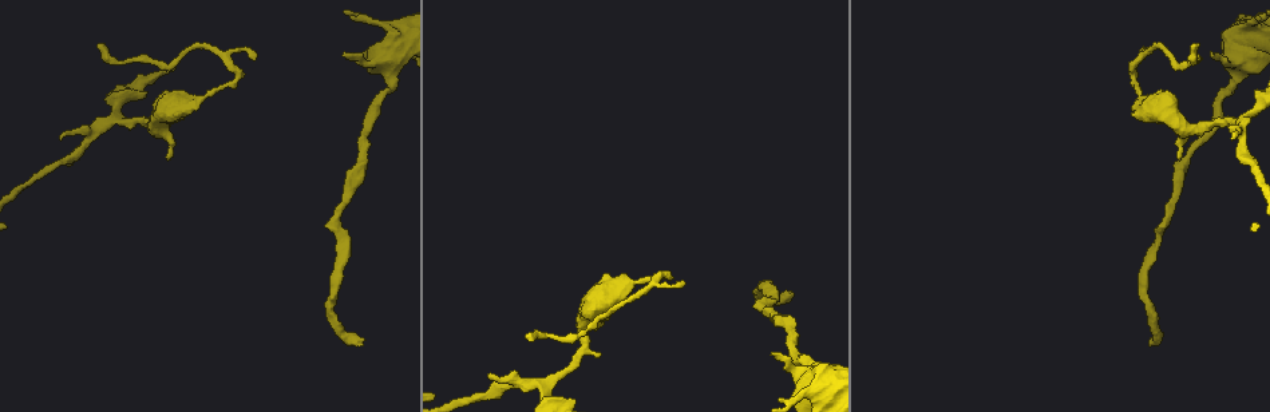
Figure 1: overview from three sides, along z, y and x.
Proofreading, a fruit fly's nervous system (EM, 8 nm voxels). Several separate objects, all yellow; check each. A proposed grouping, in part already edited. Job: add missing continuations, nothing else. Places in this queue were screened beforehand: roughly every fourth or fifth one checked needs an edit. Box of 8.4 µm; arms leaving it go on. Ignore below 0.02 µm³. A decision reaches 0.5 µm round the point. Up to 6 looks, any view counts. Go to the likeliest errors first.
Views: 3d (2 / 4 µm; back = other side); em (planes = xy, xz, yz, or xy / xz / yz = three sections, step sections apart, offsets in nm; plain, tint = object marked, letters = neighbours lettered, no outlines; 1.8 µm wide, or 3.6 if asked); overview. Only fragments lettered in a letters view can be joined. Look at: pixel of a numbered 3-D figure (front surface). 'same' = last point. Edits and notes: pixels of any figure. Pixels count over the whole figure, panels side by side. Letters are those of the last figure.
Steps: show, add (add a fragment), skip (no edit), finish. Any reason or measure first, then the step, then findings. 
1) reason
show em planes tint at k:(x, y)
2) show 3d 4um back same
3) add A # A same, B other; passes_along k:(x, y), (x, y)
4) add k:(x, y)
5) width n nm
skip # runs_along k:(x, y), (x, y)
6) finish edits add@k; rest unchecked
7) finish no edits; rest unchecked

show 3d 4um at 1:(359, 345)

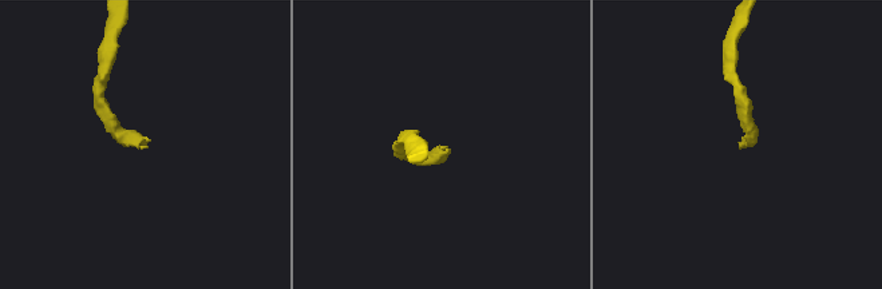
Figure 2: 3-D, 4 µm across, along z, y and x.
show em 3.6um planes plain at 2:(446, 147)

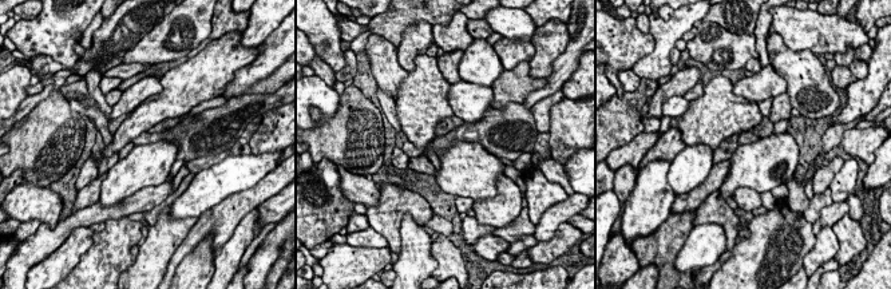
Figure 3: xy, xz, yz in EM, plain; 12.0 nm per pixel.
what lies round it
show em 3.6um planes letters same

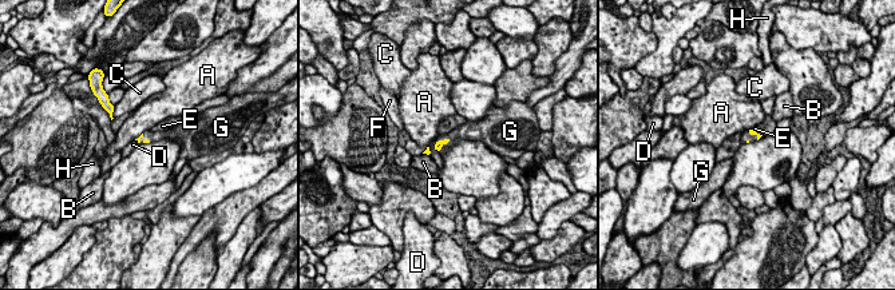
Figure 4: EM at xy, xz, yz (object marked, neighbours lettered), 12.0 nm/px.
longest_contact D 180 nm
add G # A other, B other, C other, D other, E other, F other, G same, H other; passes_along 4:(438, 143), (444, 143), (459, 132); it goes on there

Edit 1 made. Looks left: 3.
see it whole again
show overview

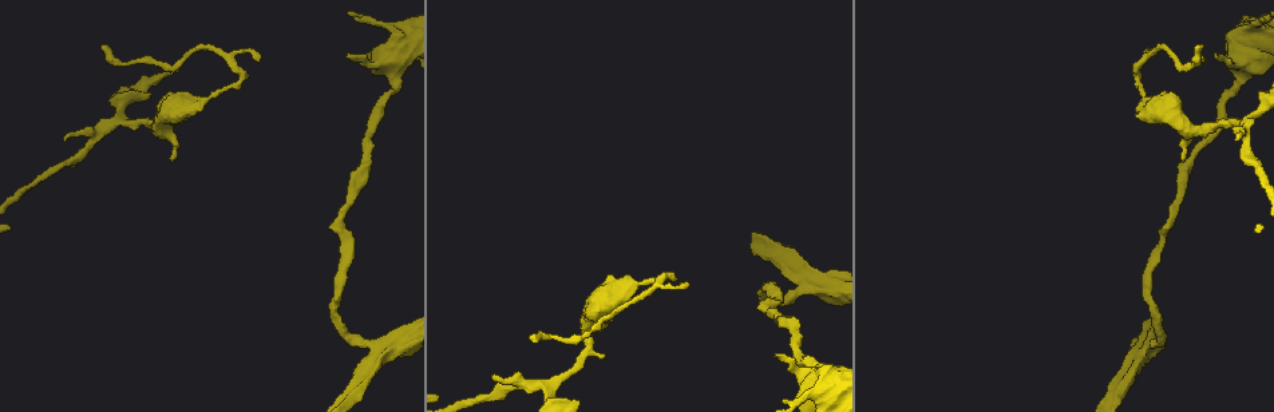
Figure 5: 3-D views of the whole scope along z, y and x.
thin end
show 3d 2um at 5:(493, 375)

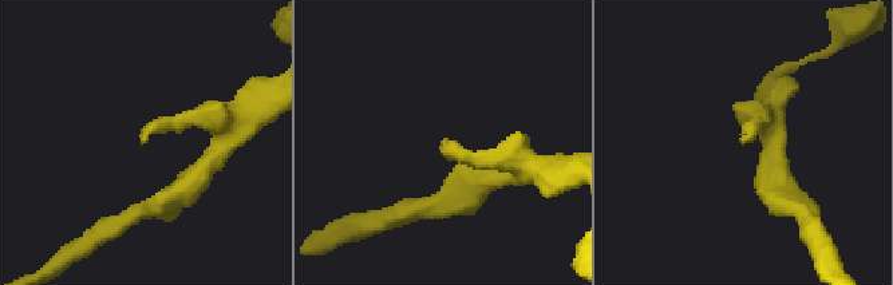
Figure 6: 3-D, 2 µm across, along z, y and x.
show em planes letters at 6:(441, 145)

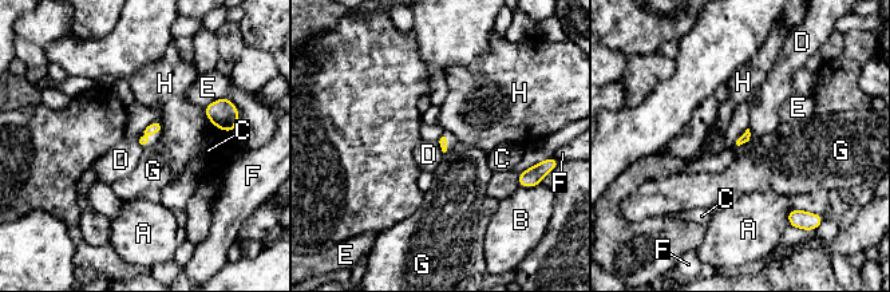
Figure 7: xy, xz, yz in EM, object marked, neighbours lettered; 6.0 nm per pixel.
skip # A other, B other, C other, D other, E other, F other, G other, H other; border 7:(748, 127), (750, 137), (739, 146); none of them fits

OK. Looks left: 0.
finish edits add@4; rest unchecked

